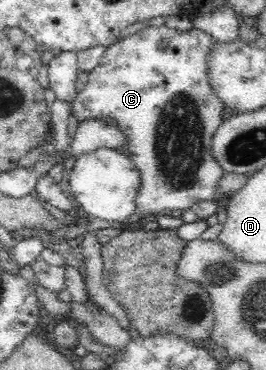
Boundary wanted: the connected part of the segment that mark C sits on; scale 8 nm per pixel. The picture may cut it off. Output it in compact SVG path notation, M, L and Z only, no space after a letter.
M150 25L145 30L140 30L135 34L120 37L117 42L113 42L111 46L105 47L105 52L99 60L99 64L93 67L93 70L88 72L87 86L83 88L76 96L75 104L73 105L73 113L79 119L79 122L88 119L103 119L109 117L117 122L117 129L125 135L125 150L129 160L133 166L139 171L139 190L135 194L135 214L137 216L161 215L161 214L179 214L187 209L193 208L198 202L211 201L217 193L217 185L221 177L224 175L224 170L217 163L215 155L213 155L212 138L217 128L225 122L222 117L225 105L221 103L221 99L217 97L217 93L211 89L210 78L208 77L208 56L212 48L219 43L213 36L195 28L189 30L177 30L162 26Z

